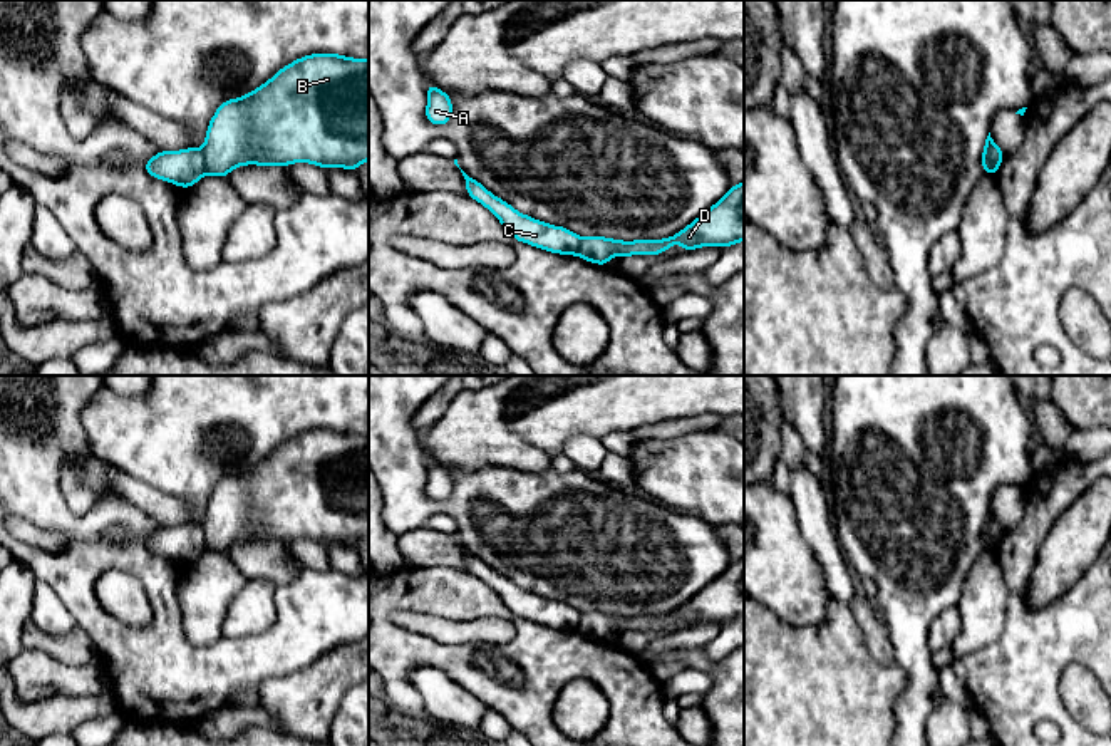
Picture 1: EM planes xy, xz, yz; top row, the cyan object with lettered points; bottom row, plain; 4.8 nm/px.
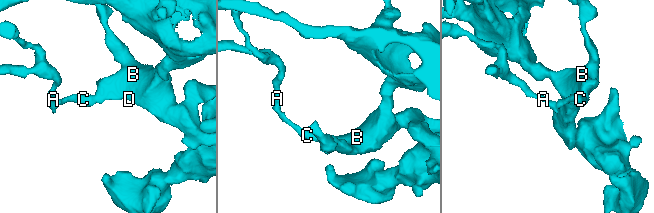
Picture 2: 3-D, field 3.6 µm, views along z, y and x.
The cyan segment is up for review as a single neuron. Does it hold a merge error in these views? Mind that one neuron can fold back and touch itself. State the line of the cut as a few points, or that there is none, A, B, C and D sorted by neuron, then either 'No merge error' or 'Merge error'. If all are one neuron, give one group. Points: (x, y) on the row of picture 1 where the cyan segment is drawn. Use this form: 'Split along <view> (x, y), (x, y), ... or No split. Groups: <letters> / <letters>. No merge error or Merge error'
Split along xy (200, 150), (206, 173). Groups: A C / B D. Merge error

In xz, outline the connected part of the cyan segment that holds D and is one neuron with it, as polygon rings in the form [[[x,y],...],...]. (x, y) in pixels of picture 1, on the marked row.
[[[744,181],[731,186],[729,191],[682,231],[664,240],[622,241],[605,236],[583,236],[576,256],[607,265],[613,255],[660,255],[680,243],[685,251],[700,246],[727,248],[744,241]]]

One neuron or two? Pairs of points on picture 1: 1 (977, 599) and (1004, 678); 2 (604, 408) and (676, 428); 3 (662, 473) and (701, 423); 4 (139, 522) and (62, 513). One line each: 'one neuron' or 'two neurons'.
1: two neurons
2: two neurons
3: two neurons
4: one neuron

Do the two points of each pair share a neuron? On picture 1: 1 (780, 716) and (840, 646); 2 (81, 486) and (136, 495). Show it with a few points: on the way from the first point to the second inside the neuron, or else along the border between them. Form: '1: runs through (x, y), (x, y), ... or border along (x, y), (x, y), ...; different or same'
1: runs through (796, 699), (825, 671), (828, 663); same
2: runs through (94, 485), (123, 485); same

